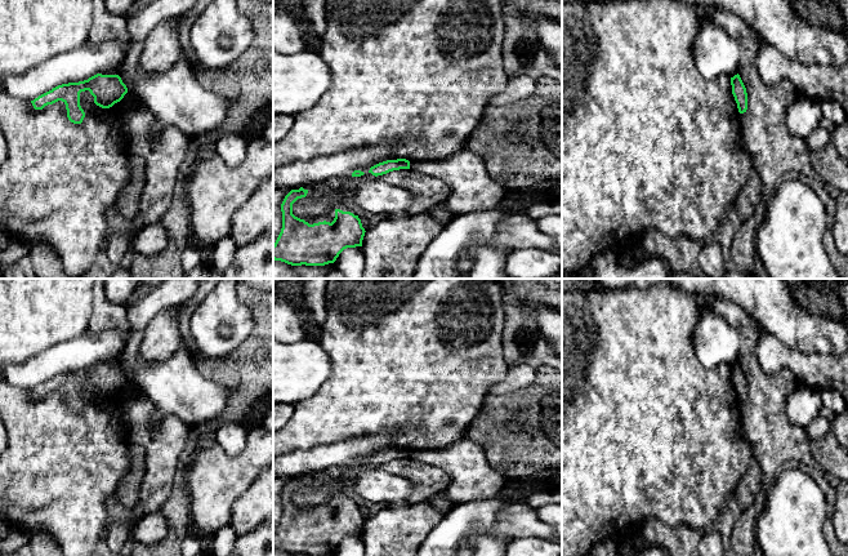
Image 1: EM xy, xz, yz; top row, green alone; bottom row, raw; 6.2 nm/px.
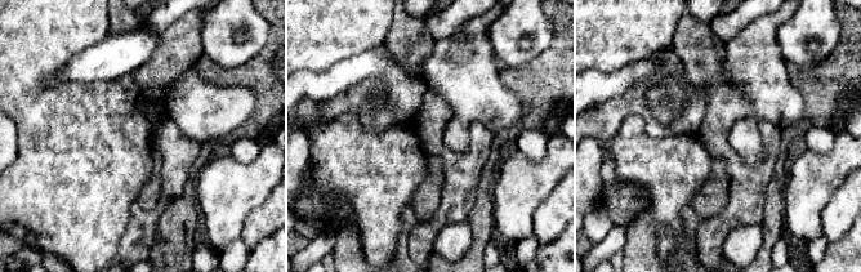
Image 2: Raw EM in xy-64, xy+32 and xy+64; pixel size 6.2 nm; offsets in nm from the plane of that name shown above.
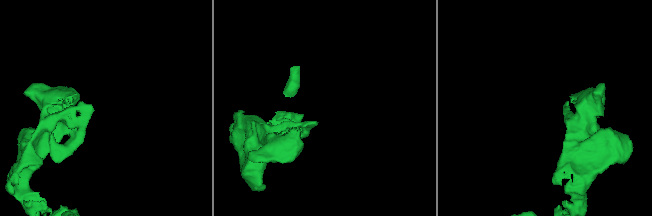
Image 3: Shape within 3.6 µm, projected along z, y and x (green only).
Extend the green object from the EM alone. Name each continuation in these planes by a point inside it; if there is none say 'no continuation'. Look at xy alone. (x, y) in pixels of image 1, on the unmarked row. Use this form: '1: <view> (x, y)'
no continuation

